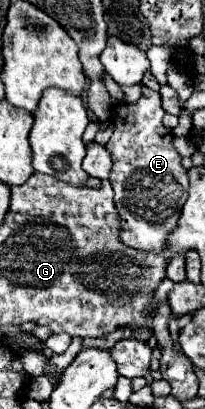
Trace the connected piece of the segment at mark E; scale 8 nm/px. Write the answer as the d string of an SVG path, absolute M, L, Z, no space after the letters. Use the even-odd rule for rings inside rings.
M144 88L138 102L116 104L112 108L110 120L116 130L106 144L114 158L108 180L112 182L114 202L122 220L120 240L134 250L154 254L166 250L166 240L176 228L182 206L188 198L188 172L180 164L182 156L172 144L172 132L162 124L164 114L160 94Z

